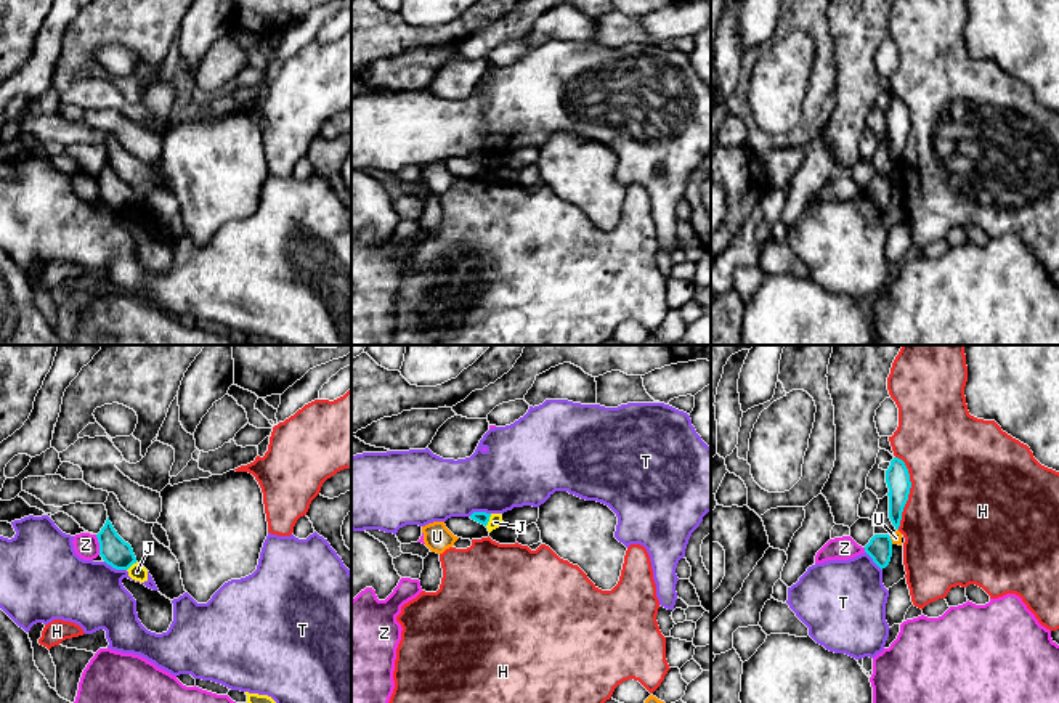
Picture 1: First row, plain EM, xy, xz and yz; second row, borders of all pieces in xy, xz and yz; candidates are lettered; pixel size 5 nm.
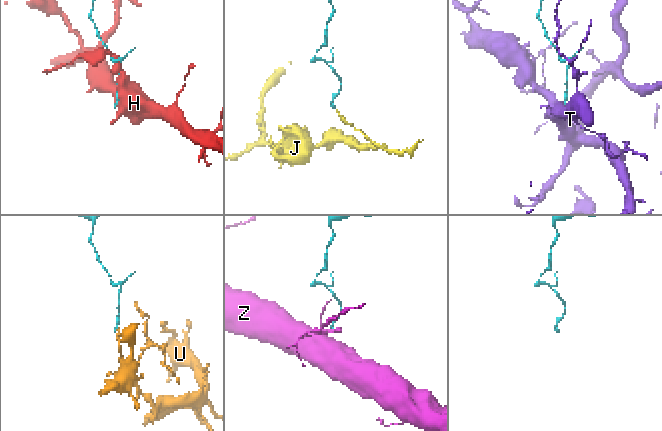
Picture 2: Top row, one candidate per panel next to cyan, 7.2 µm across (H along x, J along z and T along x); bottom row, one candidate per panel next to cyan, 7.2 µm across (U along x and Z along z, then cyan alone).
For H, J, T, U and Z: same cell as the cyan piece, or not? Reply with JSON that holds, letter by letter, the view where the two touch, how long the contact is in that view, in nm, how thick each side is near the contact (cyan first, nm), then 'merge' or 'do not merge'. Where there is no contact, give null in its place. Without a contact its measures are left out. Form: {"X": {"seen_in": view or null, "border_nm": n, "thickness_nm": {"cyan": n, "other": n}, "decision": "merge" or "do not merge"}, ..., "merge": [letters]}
{"H": {"seen_in": "yz", "border_nm": 360, "thickness_nm": {"cyan": 120, "other": 500}, "decision": "do not merge"}, "J": {"seen_in": "xz", "border_nm": 70, "thickness_nm": {"cyan": 60, "other": 70}, "decision": "do not merge"}, "T": {"seen_in": "xy", "border_nm": 120, "thickness_nm": {"cyan": 140, "other": 320}, "decision": "do not merge"}, "U": {"seen_in": "yz", "border_nm": 40, "thickness_nm": {"cyan": 130, "other": 50}, "decision": "do not merge"}, "Z": {"seen_in": "xy", "border_nm": 110, "thickness_nm": {"cyan": 140, "other": 120}, "decision": "do not merge"}, "merge": []}

